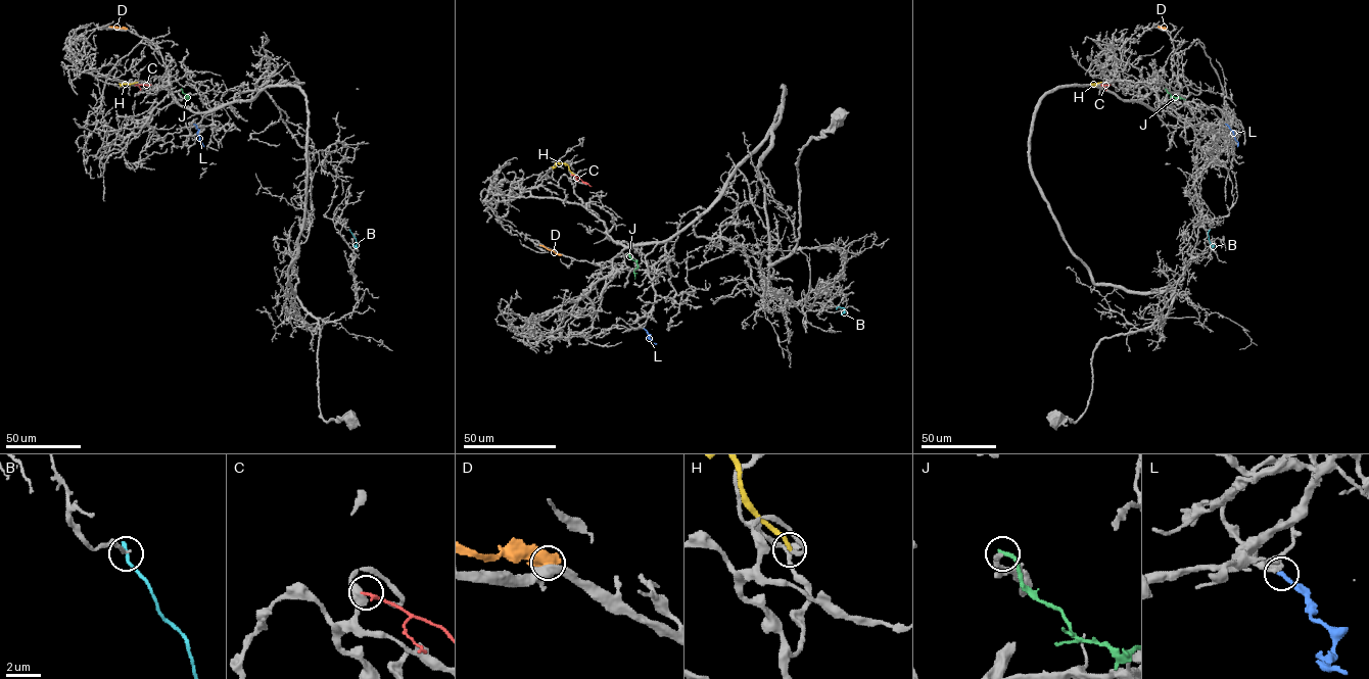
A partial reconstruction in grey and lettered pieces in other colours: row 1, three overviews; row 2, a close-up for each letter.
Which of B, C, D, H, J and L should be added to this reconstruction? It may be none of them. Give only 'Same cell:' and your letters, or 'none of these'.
Same cell: H, L

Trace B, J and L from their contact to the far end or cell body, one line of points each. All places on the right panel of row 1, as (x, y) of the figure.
B: (1209, 230), (1210, 242), (1214, 246)
J: (1165, 89), (1172, 96), (1185, 99)
L: (1225, 124), (1232, 131), (1237, 147)

